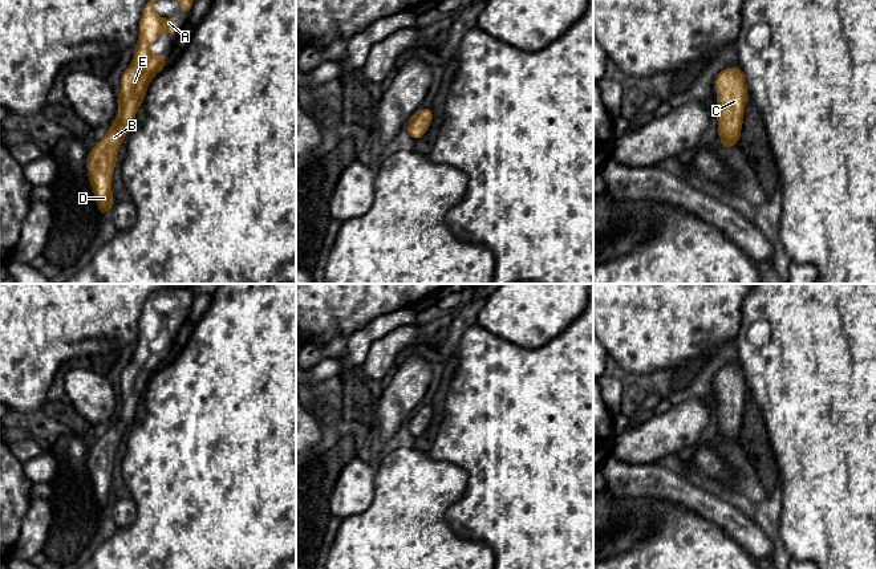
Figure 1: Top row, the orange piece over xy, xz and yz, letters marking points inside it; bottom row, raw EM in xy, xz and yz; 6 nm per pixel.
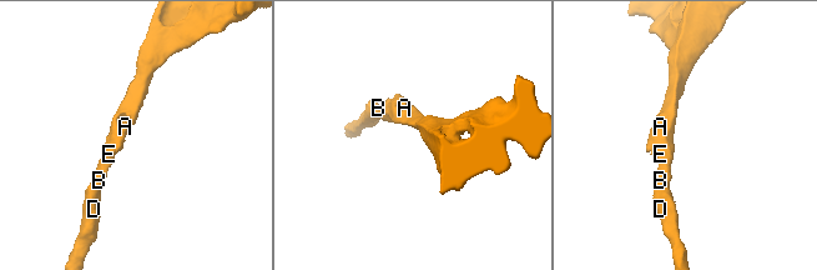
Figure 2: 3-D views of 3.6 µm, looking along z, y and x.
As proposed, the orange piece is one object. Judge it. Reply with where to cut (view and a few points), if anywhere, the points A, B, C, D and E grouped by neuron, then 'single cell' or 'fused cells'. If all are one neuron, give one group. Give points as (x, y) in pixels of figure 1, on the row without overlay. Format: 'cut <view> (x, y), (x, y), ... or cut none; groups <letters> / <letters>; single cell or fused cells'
cut none; groups A B C D E; single cell

